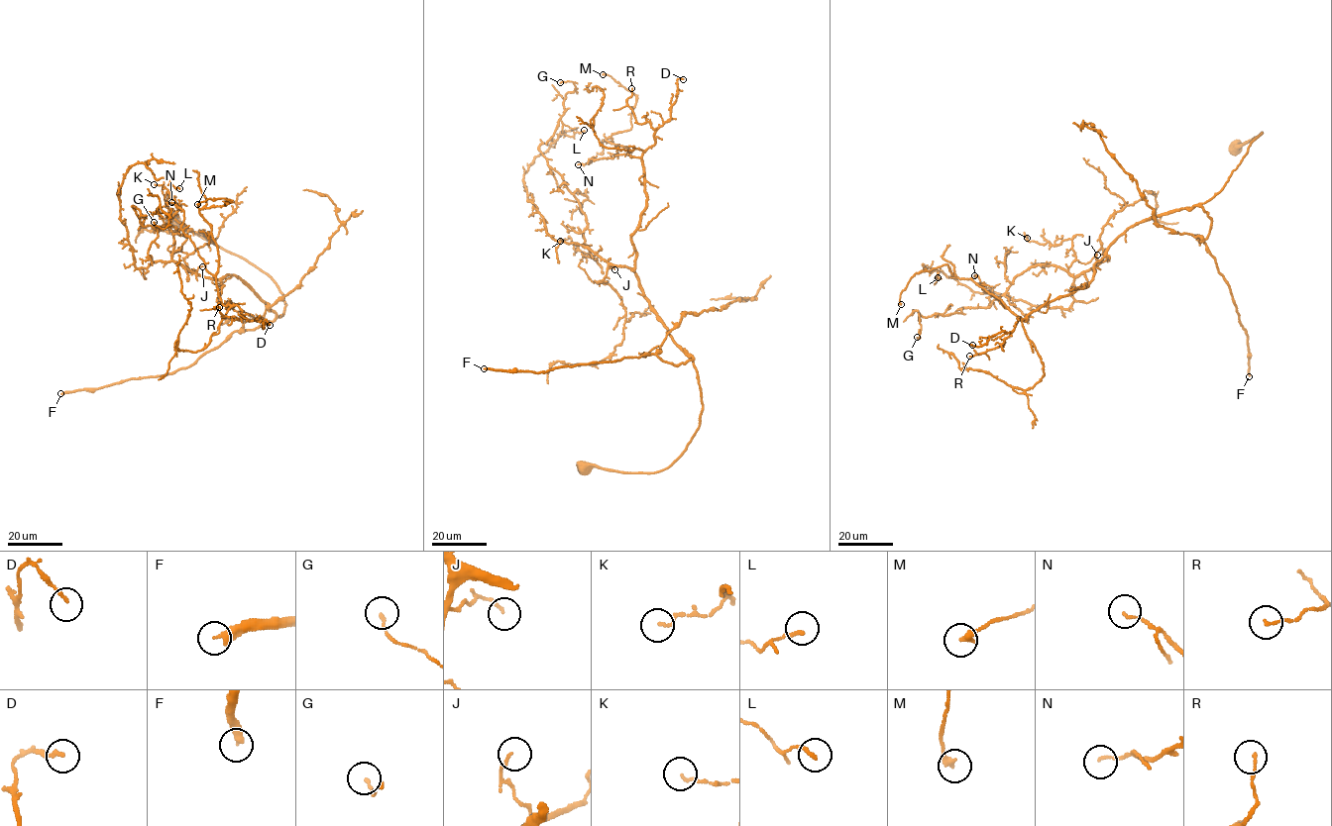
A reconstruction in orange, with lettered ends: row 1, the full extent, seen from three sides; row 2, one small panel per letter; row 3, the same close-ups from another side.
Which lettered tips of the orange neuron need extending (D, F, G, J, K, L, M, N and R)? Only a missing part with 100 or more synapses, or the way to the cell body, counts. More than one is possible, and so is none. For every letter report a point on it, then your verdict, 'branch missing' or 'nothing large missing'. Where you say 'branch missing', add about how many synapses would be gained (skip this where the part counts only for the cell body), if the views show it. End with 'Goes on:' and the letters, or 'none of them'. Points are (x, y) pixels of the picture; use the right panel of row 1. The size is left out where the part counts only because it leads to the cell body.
D: (972, 345) | nothing large missing
F: (1249, 376) | branch missing | 300 syn
G: (917, 337) | nothing large missing
J: (1097, 255) | nothing large missing
K: (1027, 238) | nothing large missing
L: (938, 277) | nothing large missing
M: (901, 304) | nothing large missing
N: (974, 275) | nothing large missing
R: (969, 356) | nothing large missing
Goes on: F

